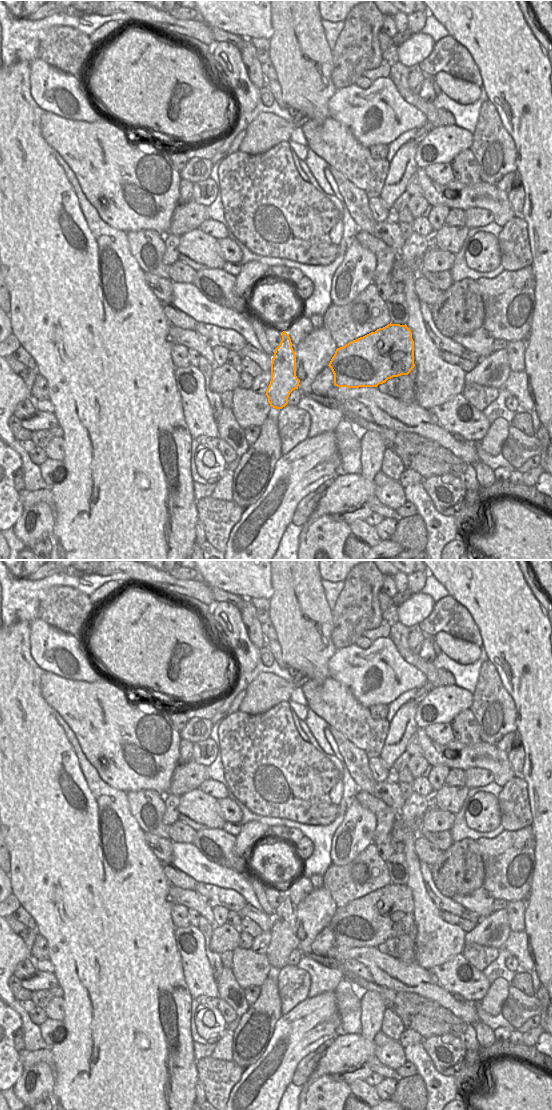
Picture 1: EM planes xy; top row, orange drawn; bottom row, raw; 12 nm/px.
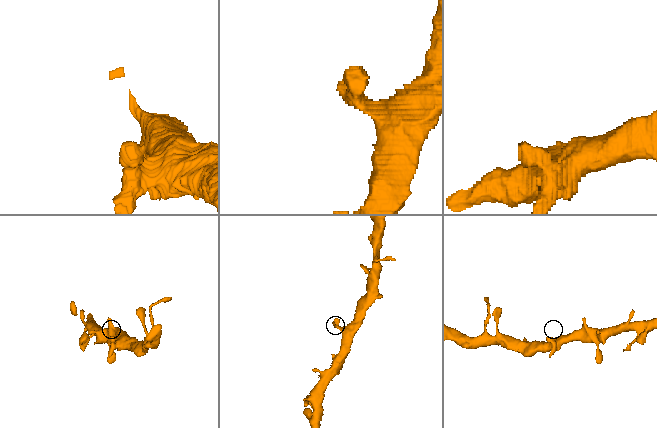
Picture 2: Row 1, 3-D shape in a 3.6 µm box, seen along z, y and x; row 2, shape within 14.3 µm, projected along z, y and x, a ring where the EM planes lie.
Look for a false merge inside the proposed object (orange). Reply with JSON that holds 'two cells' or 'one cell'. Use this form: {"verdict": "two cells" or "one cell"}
{"verdict": "one cell"}

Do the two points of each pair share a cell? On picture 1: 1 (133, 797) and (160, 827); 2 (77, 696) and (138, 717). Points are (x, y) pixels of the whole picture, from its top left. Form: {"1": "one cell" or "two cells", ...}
{"1": "one cell", "2": "one cell"}

